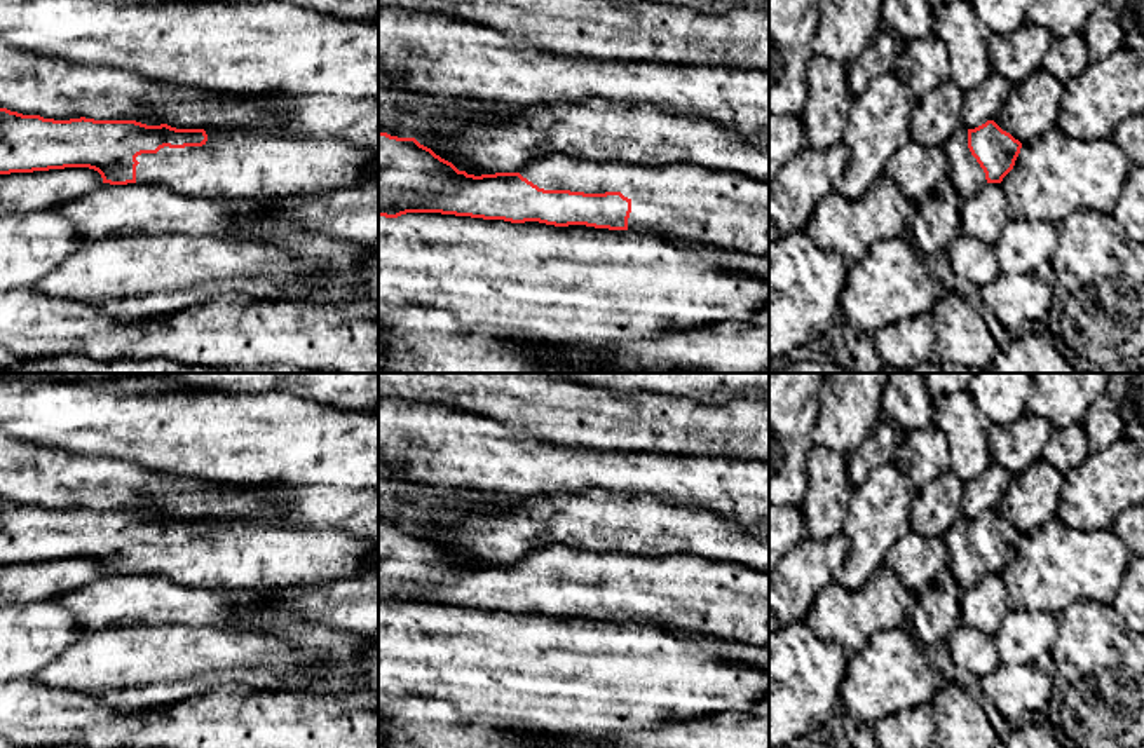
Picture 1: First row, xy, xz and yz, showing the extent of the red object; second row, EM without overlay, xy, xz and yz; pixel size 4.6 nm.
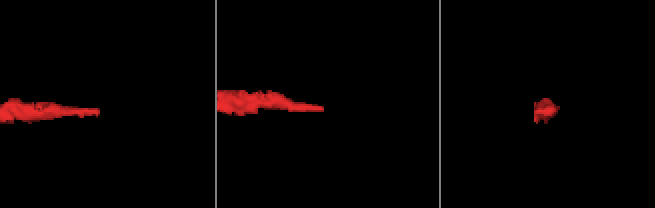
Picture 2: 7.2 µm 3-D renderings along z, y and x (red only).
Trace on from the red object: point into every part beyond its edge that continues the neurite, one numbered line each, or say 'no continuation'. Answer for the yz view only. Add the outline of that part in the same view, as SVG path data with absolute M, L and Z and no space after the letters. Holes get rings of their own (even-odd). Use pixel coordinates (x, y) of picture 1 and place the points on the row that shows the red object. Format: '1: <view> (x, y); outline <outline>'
1: yz (965, 173); outline M961 126L943 145L949 157L949 180L957 194L971 197L987 185L985 173L968 148L968 129Z

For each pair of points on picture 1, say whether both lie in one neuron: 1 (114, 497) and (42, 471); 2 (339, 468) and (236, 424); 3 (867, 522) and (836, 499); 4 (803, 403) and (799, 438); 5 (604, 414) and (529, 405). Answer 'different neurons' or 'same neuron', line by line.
1: same neuron
2: same neuron
3: different neurons
4: same neuron
5: same neuron

